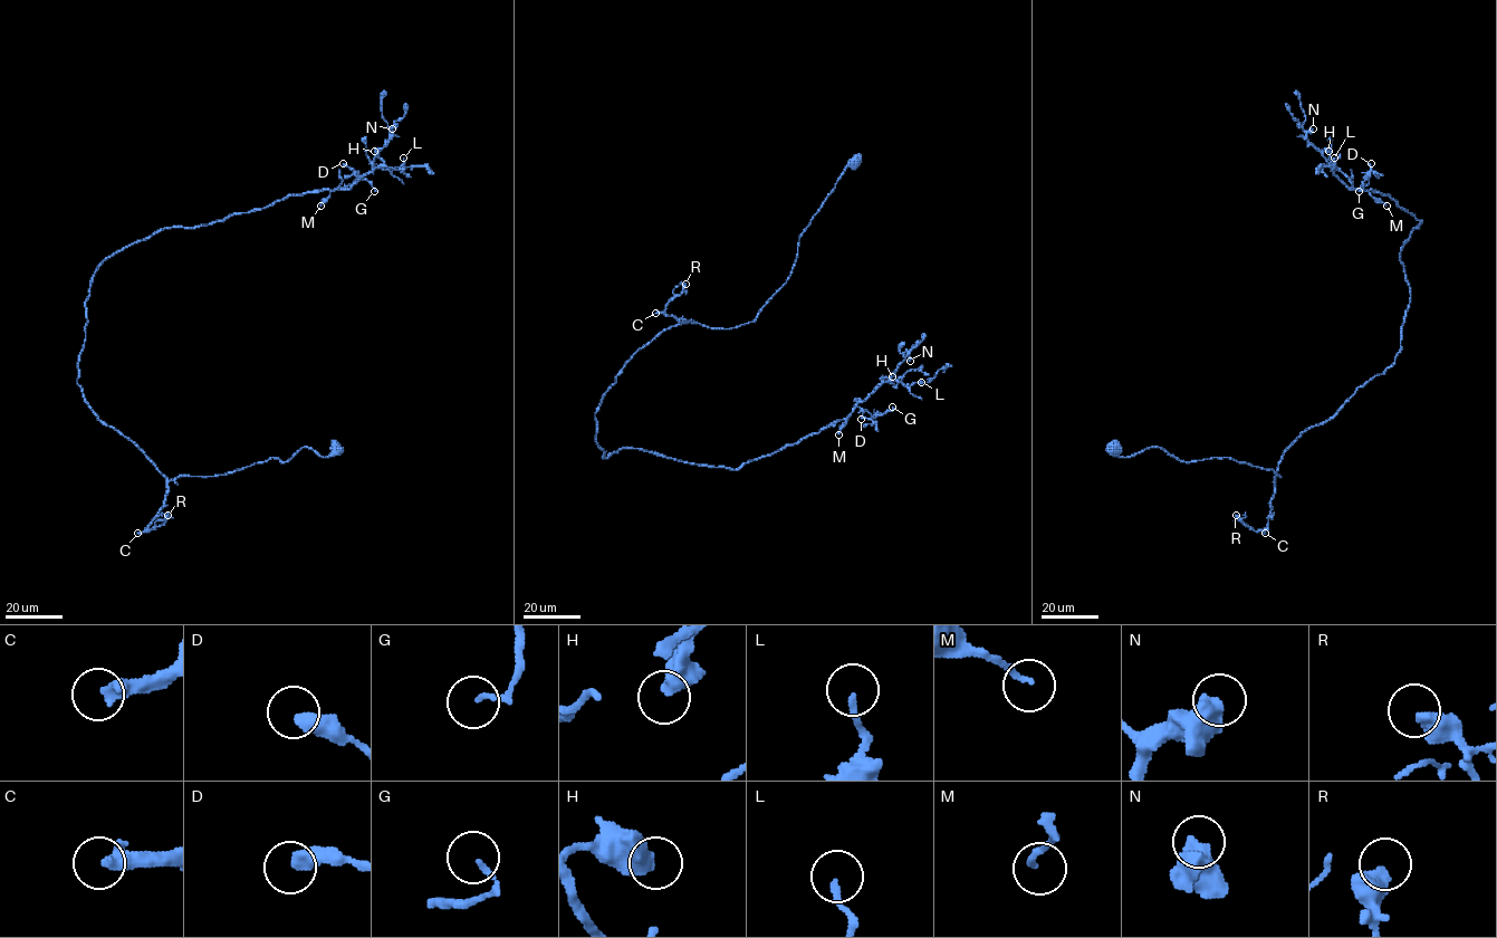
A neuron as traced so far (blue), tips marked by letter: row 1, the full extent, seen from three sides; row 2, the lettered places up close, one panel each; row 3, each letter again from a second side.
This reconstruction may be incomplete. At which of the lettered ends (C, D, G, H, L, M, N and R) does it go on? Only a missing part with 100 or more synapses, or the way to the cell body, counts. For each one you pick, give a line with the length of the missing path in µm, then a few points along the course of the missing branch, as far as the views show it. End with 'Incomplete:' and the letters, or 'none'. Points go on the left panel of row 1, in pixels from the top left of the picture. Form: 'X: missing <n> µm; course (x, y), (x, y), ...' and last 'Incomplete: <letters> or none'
C: missing 120 µm
Incomplete: C

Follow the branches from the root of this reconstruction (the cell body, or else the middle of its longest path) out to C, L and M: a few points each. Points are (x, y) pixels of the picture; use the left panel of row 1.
C: (336, 448), (322, 457), (303, 447), (284, 462), (179, 476), (168, 482), (159, 514), (137, 533)
L: (336, 448), (169, 480), (98, 419), (77, 383), (84, 303), (104, 260), (162, 230), (348, 189), (403, 158)
M: (336, 448), (169, 480), (77, 383), (104, 260), (288, 195), (328, 189), (320, 206)

